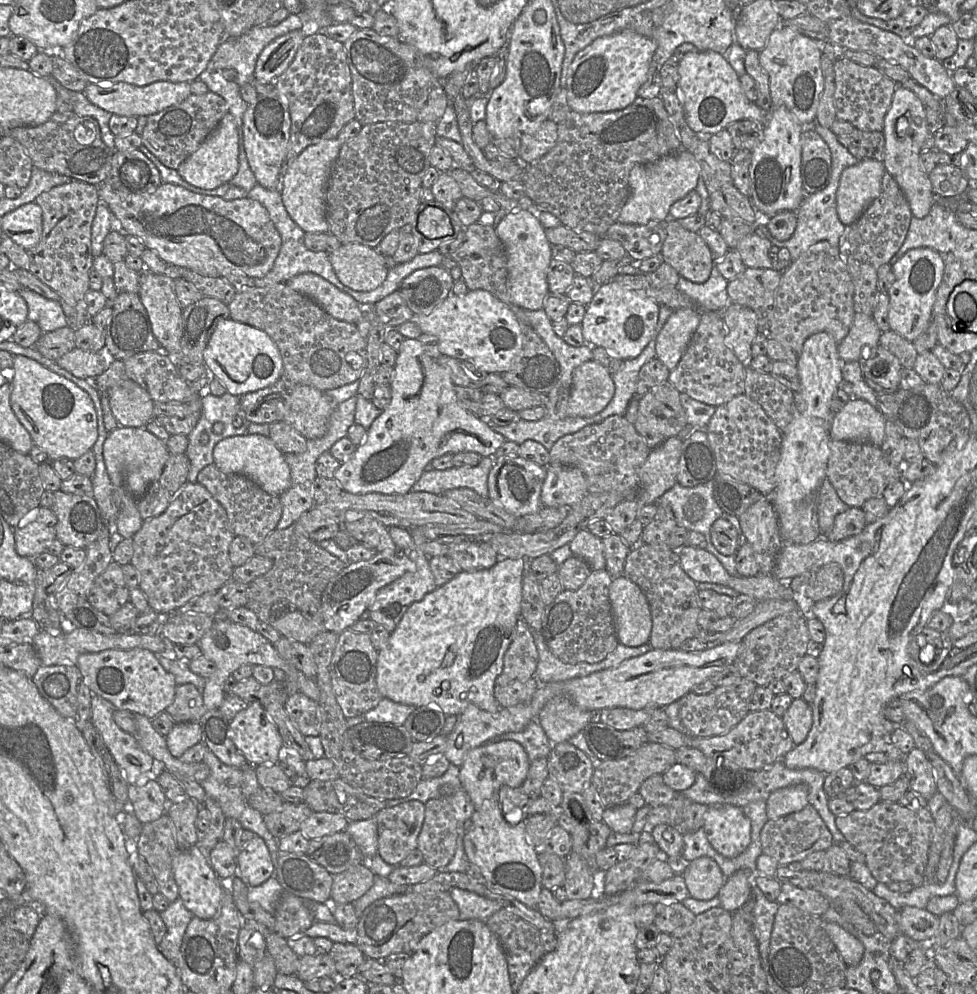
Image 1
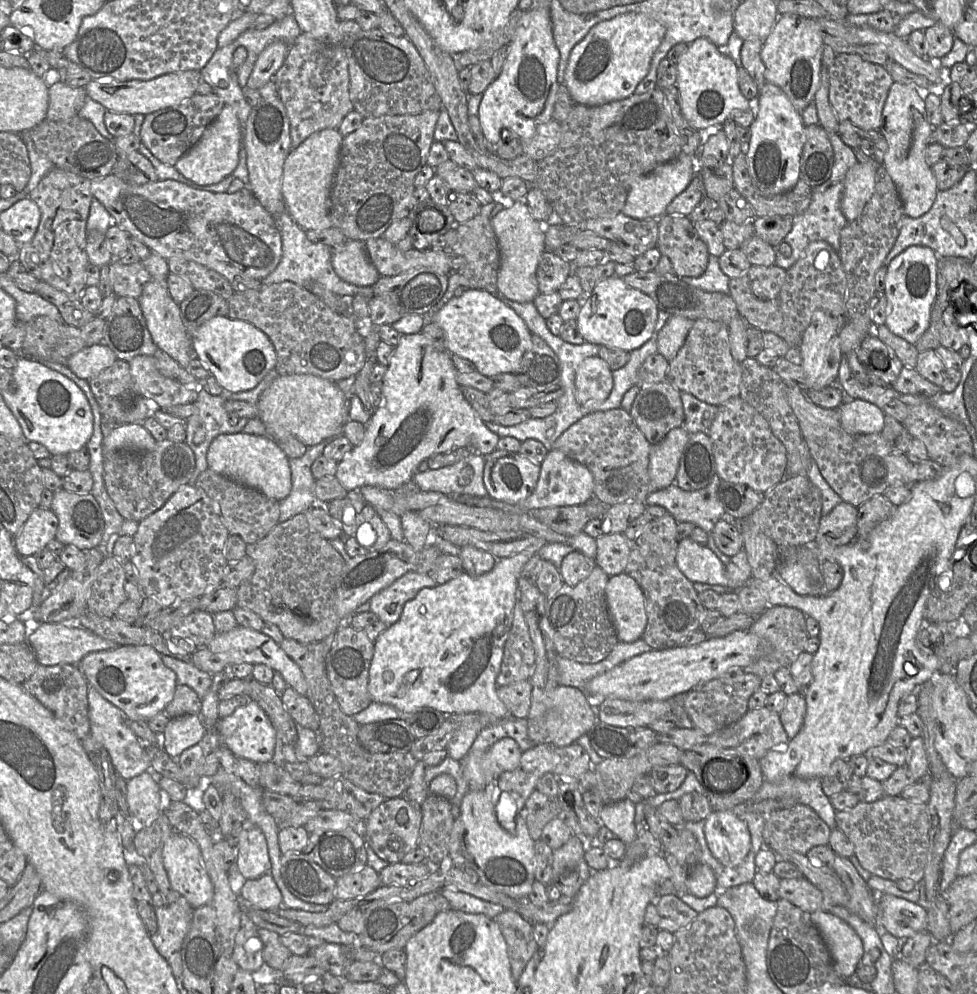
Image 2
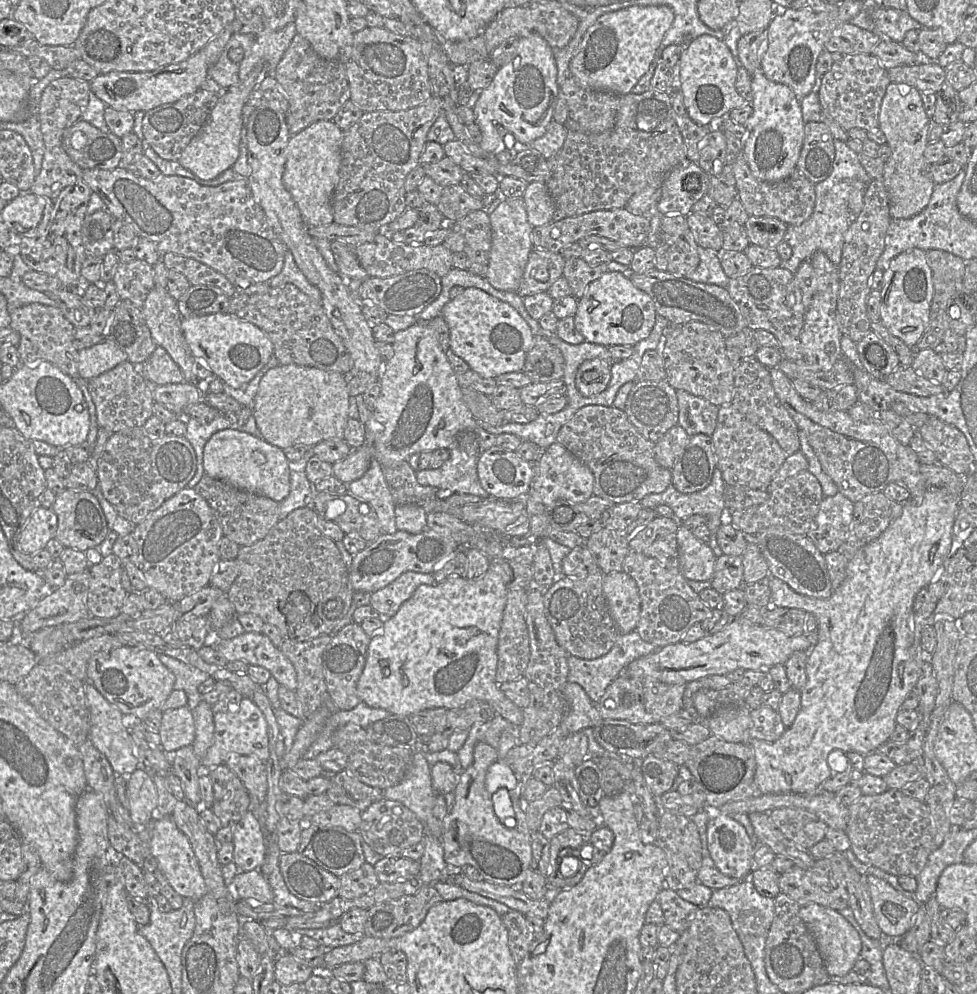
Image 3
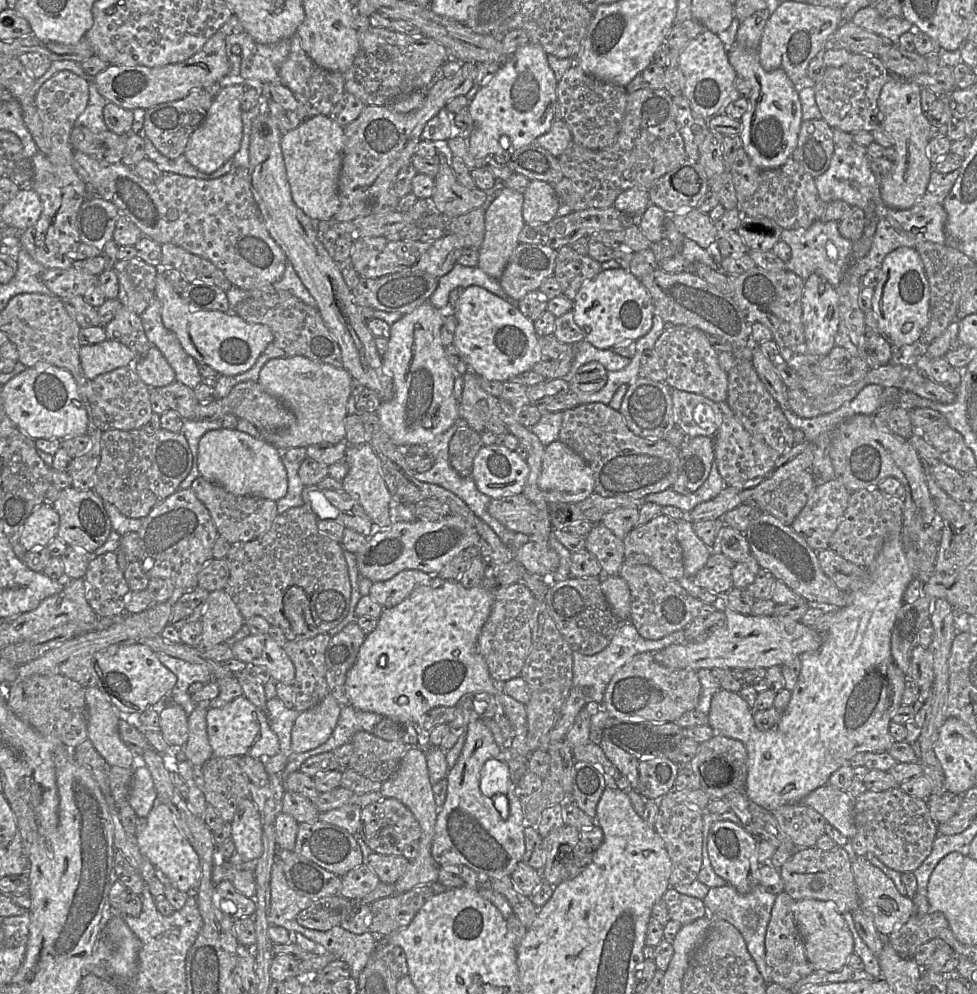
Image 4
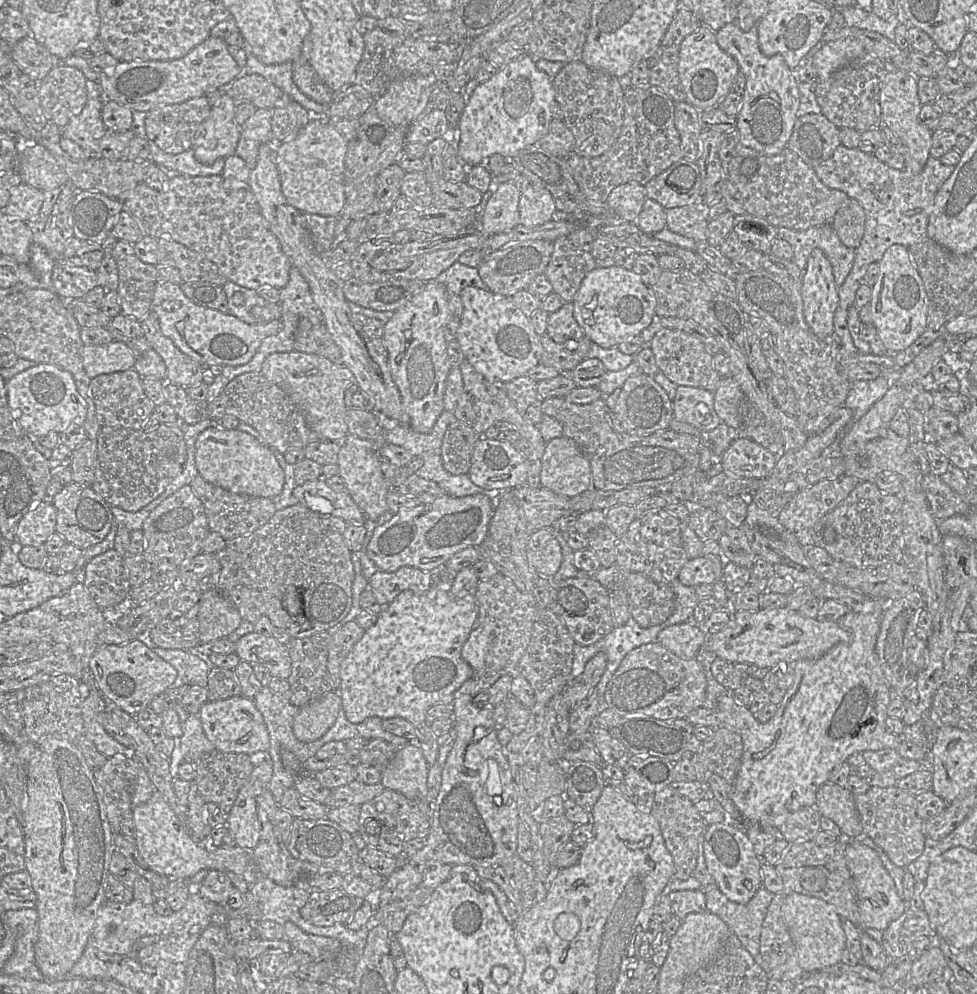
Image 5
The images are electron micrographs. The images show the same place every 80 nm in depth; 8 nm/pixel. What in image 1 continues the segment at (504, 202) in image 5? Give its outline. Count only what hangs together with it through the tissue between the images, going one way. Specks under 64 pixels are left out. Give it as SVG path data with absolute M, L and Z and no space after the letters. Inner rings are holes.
M528 210L508 213L496 226L496 233L507 254L507 290L512 302L523 309L541 310L550 294L547 271L552 257L551 244L546 229L537 217Z

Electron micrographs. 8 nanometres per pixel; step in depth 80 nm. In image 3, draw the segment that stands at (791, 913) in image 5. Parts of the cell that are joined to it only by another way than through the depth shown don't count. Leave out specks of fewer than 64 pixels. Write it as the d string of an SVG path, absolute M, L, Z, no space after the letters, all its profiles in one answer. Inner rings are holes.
M814 903L801 906L799 915L817 944L829 976L844 976L852 971L860 957L862 942L858 932L843 915L834 909Z

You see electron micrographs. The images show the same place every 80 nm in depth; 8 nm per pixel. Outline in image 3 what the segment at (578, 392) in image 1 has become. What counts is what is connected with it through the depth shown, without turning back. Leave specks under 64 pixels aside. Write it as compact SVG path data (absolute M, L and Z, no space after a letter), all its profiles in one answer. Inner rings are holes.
M599 358L584 361L576 372L575 383L578 391L584 397L603 392L611 380L610 366Z

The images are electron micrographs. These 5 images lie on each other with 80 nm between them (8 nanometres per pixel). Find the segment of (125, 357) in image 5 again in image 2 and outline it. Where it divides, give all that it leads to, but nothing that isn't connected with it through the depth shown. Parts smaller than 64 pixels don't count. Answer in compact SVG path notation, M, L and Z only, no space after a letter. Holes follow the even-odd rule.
M103 343L87 346L67 359L66 366L79 378L90 380L118 358Z

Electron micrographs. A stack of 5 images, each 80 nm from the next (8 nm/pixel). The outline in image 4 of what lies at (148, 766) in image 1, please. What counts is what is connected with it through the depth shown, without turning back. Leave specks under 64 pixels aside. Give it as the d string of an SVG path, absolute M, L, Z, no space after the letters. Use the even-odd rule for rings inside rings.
M86 686L85 691L88 739L91 741L96 751L103 756L111 767L118 766L122 768L133 768L134 770L141 766L146 767L142 757L135 755L120 738L120 710L111 703L109 697L97 686Z

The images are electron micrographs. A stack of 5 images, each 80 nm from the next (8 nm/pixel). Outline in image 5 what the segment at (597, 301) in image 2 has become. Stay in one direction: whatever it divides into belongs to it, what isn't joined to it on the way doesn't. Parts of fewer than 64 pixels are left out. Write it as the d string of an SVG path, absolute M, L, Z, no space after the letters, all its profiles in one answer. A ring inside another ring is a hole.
M618 265L590 271L571 302L574 318L585 336L603 348L615 347L640 335L656 314L656 299L651 287L644 284L637 273Z

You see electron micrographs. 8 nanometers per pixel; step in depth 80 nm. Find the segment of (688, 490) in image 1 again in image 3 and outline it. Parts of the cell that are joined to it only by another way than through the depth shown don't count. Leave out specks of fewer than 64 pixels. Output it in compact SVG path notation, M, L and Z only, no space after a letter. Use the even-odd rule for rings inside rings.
M715 467L711 482L704 489L693 493L681 493L672 484L661 493L646 495L641 501L643 508L652 508L659 505L671 507L674 518L682 521L691 515L702 515L706 518L706 525L710 530L709 546L716 557L723 555L717 541L717 529L727 518L723 493L725 481L720 470Z

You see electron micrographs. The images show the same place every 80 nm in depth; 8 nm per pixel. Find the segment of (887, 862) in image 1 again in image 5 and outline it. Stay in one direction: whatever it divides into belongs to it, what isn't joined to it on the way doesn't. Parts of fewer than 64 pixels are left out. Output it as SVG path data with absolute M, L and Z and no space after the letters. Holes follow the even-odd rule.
M870 787L863 794L854 795L863 832L879 846L896 865L905 868L924 851L926 835L924 821L916 813L915 795L892 787Z

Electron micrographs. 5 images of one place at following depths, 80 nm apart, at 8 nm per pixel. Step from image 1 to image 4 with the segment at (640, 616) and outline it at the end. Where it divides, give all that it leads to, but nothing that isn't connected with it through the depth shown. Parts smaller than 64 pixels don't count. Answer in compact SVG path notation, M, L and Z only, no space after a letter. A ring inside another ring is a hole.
M619 575L604 576L601 589L616 618L620 622L630 621L631 595L626 581Z

